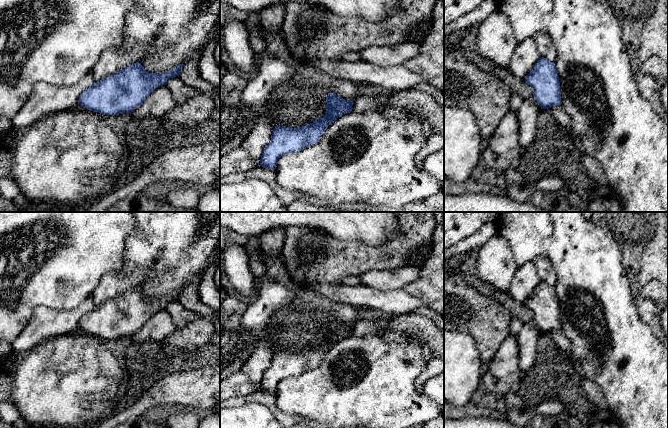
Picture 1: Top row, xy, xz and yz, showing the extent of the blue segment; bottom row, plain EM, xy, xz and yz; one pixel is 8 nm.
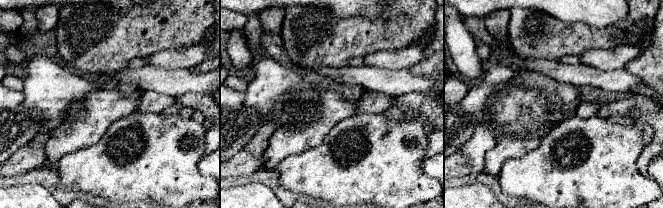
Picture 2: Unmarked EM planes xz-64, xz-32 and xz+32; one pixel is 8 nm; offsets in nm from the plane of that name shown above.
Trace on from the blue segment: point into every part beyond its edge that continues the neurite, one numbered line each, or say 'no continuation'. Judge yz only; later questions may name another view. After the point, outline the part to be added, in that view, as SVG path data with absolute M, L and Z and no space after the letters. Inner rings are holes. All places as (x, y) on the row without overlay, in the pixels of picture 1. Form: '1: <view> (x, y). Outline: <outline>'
no continuation

